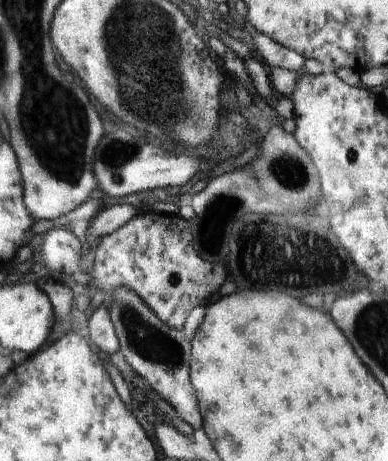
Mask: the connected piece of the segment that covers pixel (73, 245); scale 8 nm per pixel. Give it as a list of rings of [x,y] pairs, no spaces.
[[[55,228],[46,233],[40,250],[40,258],[46,262],[51,273],[76,274],[81,272],[82,248],[84,244],[72,230]]]

